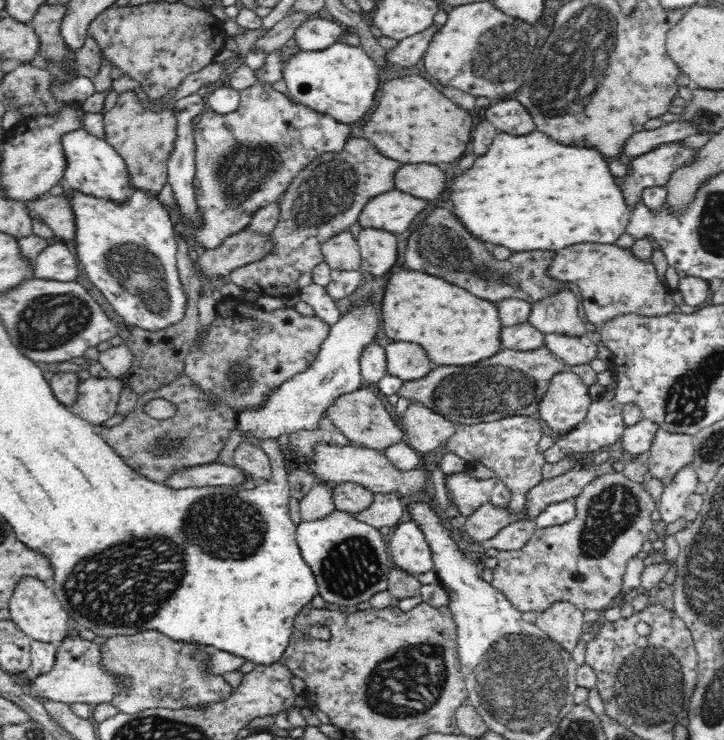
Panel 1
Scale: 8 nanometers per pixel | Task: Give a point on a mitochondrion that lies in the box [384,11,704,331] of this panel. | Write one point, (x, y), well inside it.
(501, 53)

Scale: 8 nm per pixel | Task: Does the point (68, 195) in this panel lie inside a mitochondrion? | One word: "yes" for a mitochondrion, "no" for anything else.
no

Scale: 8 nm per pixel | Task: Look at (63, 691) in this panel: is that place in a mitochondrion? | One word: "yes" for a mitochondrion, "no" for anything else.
no

